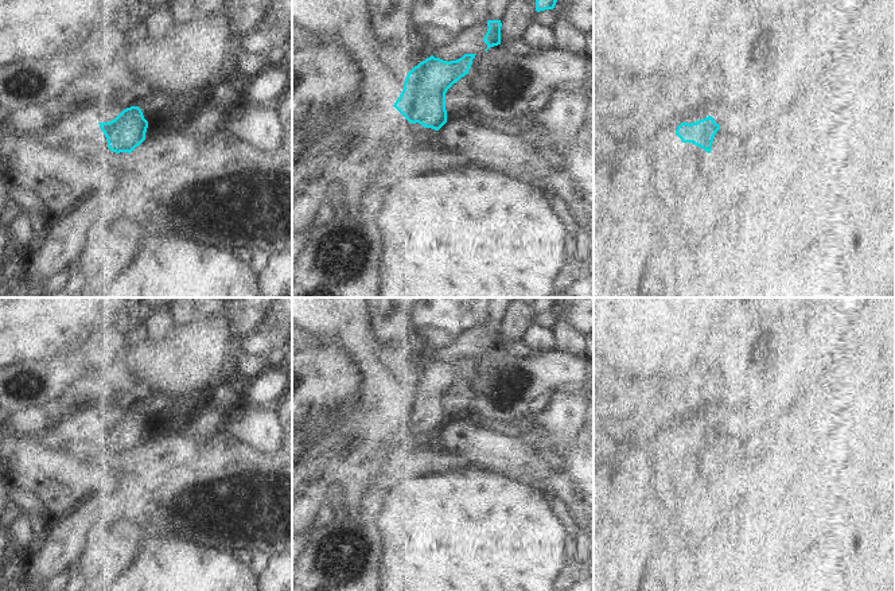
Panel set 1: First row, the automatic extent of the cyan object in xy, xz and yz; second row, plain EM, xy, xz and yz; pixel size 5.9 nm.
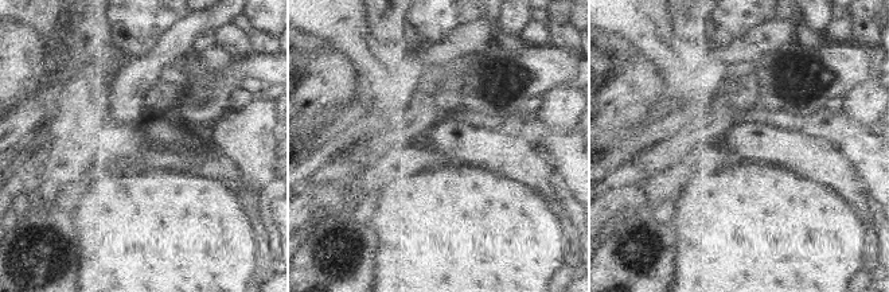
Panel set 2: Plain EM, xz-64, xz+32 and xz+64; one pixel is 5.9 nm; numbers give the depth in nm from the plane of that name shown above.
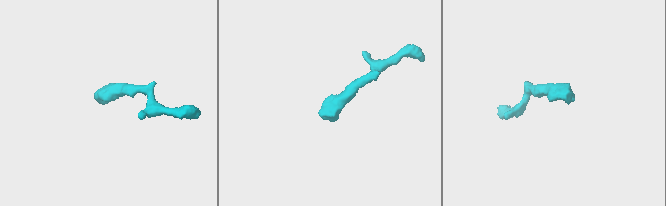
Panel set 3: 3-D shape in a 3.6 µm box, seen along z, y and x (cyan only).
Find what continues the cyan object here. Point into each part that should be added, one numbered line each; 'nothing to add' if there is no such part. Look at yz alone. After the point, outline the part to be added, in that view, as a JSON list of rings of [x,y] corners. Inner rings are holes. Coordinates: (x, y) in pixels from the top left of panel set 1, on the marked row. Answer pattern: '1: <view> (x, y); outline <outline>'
1: yz (730, 142); outline [[[721,125],[716,132],[709,156],[715,159],[738,159],[743,153],[754,153],[760,139],[742,131],[736,125]]]

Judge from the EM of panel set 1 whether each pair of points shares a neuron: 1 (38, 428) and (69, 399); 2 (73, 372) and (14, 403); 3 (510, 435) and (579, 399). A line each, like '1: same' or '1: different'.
1: different
2: same
3: different

